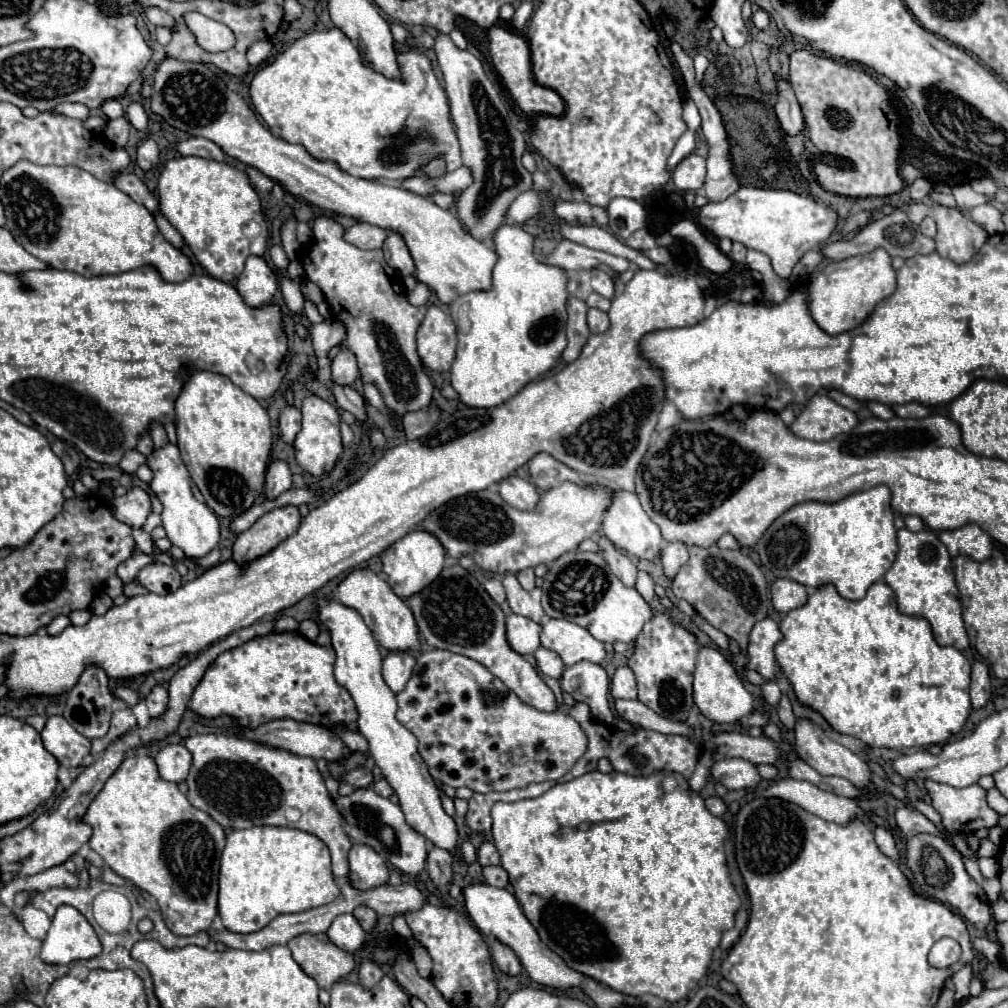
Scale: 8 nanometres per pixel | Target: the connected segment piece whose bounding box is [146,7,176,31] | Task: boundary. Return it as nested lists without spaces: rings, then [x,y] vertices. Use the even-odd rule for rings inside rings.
[[[150,7],[150,9],[146,9],[146,17],[148,17],[148,21],[150,23],[154,23],[154,25],[160,25],[160,27],[166,27],[166,29],[174,29],[174,19],[166,13],[166,11],[162,11],[162,9],[158,9],[158,7]]]

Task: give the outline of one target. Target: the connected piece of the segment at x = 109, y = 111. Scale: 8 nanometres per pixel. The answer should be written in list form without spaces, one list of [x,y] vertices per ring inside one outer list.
[[[112,99],[112,101],[106,101],[106,103],[102,105],[102,113],[104,113],[108,119],[118,119],[118,117],[124,115],[124,109],[122,109],[122,105],[120,105],[116,99]]]

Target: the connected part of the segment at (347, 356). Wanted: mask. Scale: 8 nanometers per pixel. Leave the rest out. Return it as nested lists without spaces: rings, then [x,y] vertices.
[[[346,345],[340,347],[338,355],[332,361],[332,379],[338,385],[352,385],[358,379],[358,363],[354,353]]]

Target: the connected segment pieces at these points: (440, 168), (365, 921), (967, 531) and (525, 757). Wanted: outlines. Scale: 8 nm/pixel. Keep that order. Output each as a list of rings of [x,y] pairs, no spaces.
[[[438,157],[438,159],[432,159],[426,167],[424,167],[424,175],[428,175],[428,177],[440,177],[440,175],[444,175],[446,171],[444,171],[444,161]]]
[[[360,905],[358,909],[354,909],[354,913],[352,913],[356,919],[358,919],[358,923],[362,925],[362,929],[364,931],[372,931],[372,927],[374,927],[374,923],[376,923],[376,913],[370,909],[370,907],[364,907],[364,905]]]
[[[968,523],[956,531],[942,531],[940,541],[948,547],[952,557],[964,555],[974,561],[984,561],[992,553],[992,537],[976,523]]]
[[[430,649],[418,655],[414,673],[404,691],[396,693],[398,721],[418,739],[418,753],[428,765],[430,775],[454,789],[468,787],[476,793],[508,791],[526,787],[540,781],[556,781],[572,769],[572,765],[584,755],[588,739],[580,725],[566,713],[538,711],[518,699],[518,695],[504,687],[484,665],[464,655],[456,655],[442,649]]]

